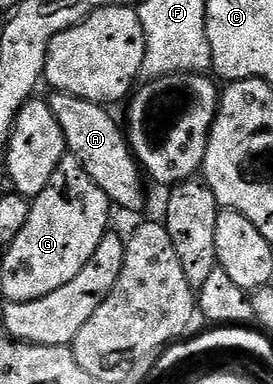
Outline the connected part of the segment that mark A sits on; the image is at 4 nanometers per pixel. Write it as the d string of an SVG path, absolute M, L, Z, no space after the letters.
M54 91L50 95L47 103L54 112L59 126L62 127L69 154L79 159L90 179L101 187L115 208L118 206L130 213L140 212L146 199L142 187L144 177L121 124L119 127L108 113L110 111L103 105L94 104L90 100L78 99L77 96L69 93Z

